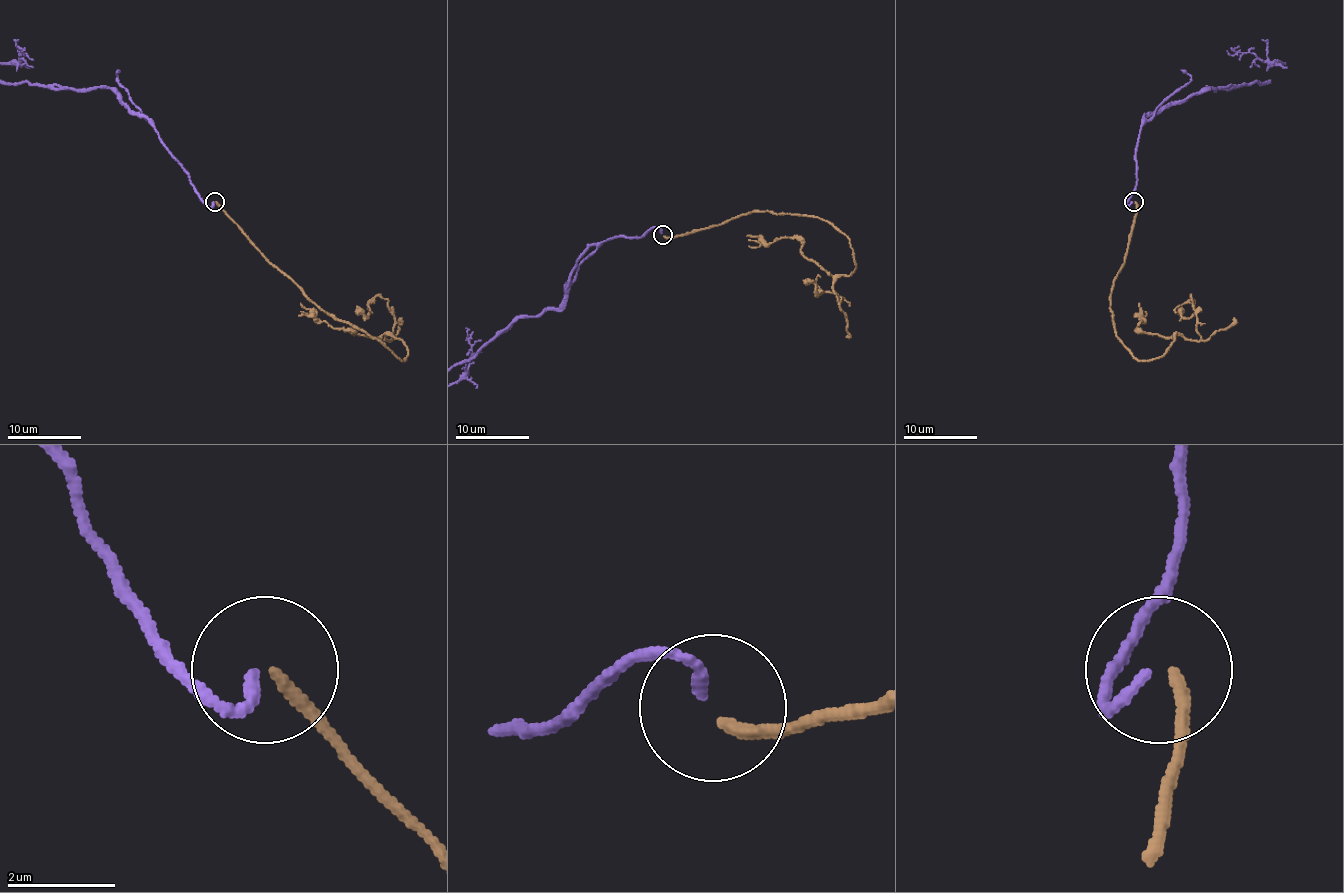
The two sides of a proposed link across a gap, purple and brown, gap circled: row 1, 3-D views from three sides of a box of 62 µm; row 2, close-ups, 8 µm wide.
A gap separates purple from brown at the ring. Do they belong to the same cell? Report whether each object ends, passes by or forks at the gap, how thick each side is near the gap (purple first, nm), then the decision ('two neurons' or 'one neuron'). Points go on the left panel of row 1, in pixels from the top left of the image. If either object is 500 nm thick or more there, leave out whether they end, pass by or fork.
purple ends there; brown ends there; 190 nm thick on the purple side, 240 nm on the other; one neuron

